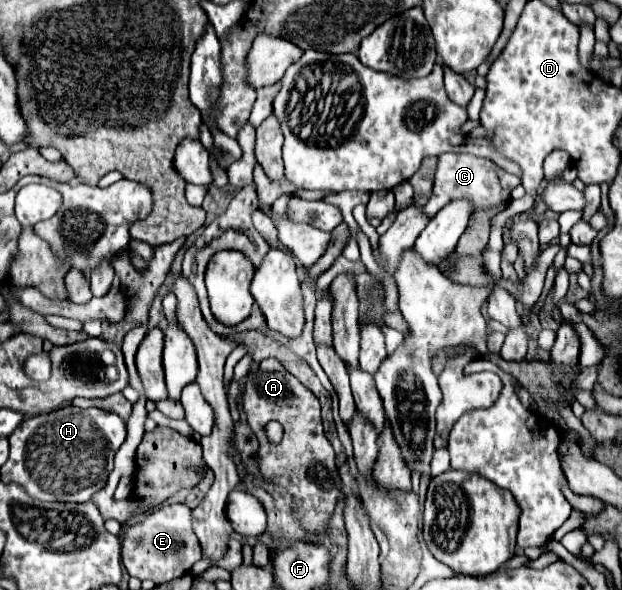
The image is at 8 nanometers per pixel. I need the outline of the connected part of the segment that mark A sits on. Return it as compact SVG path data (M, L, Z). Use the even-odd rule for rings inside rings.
M265 359L243 383L243 411L259 439L261 475L293 495L293 515L309 533L321 533L329 523L341 497L341 477L335 467L335 451L323 433L319 399L295 379L277 359ZM279 421L285 429L283 441L271 445L263 433L265 423Z

